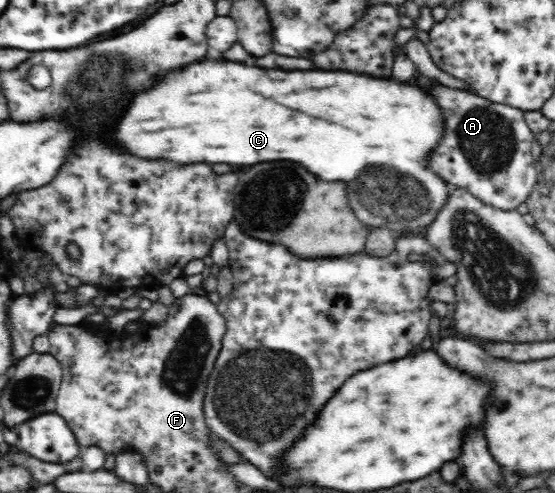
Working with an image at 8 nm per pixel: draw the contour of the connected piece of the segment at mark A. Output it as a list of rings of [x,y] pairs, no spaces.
[[[432,82],[424,88],[438,103],[442,113],[442,139],[438,151],[430,155],[428,166],[451,187],[467,189],[476,199],[502,211],[512,211],[525,203],[537,179],[530,152],[534,132],[525,120],[525,110],[494,103],[473,90],[460,91]]]

